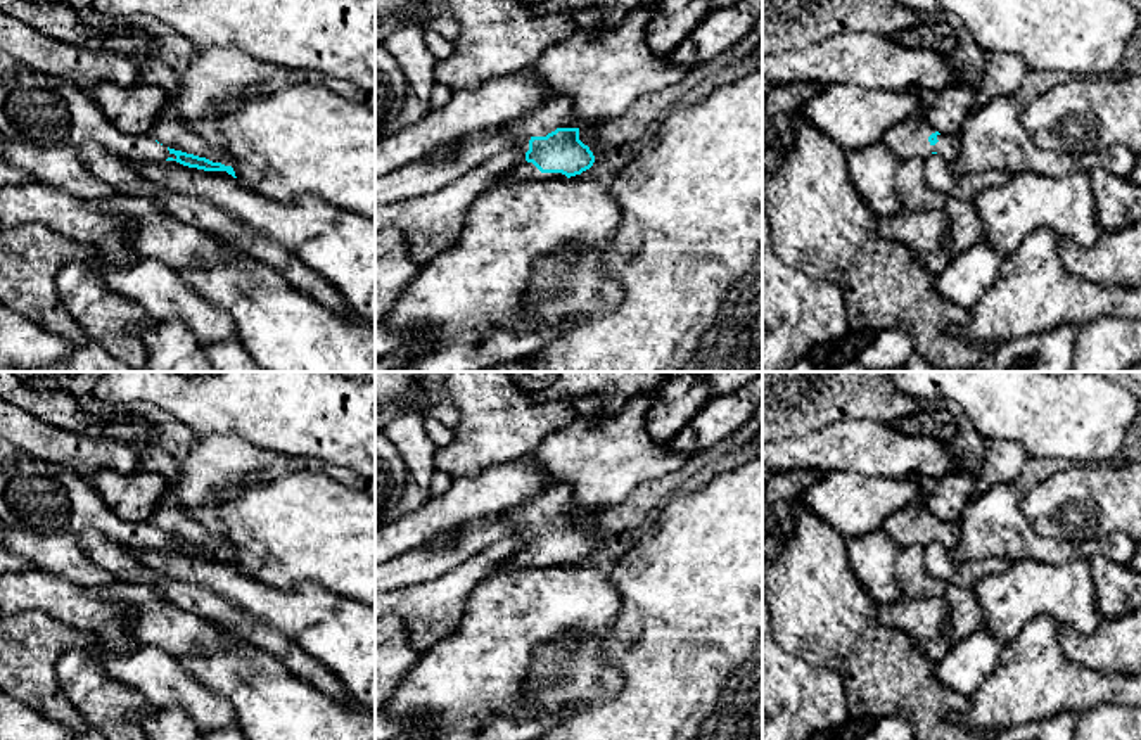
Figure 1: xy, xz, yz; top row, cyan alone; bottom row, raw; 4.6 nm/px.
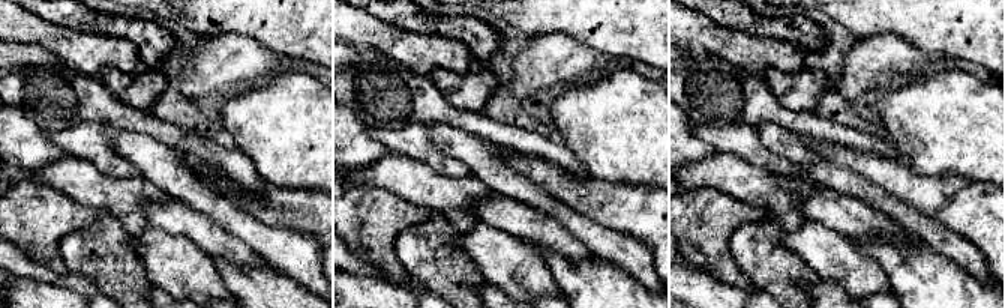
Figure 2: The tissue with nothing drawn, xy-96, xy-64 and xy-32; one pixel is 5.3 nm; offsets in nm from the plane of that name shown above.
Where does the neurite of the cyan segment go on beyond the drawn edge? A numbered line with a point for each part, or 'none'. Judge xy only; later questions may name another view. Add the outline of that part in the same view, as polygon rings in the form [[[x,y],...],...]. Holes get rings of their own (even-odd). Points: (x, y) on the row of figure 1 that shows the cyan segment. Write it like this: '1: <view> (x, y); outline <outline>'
1: xy (38, 109); outline [[[21,67],[0,78],[0,133],[9,142],[36,147],[99,144],[131,163],[176,159],[149,133],[118,130],[88,92]]]

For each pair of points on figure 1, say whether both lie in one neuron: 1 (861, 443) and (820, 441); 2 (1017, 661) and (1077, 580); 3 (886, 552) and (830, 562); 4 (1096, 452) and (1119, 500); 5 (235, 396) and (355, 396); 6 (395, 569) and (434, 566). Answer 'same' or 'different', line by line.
1: same
2: different
3: different
4: different
5: same
6: same

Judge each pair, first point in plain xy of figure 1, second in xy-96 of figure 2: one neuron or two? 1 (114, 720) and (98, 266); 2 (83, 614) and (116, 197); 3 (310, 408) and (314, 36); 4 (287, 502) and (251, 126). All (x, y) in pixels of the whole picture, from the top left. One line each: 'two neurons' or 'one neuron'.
1: one neuron
2: one neuron
3: one neuron
4: one neuron

